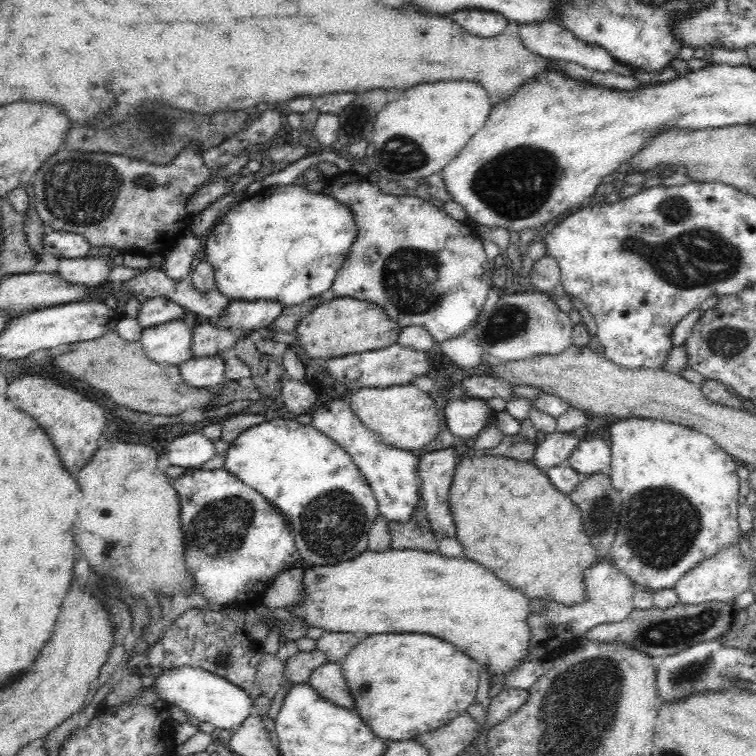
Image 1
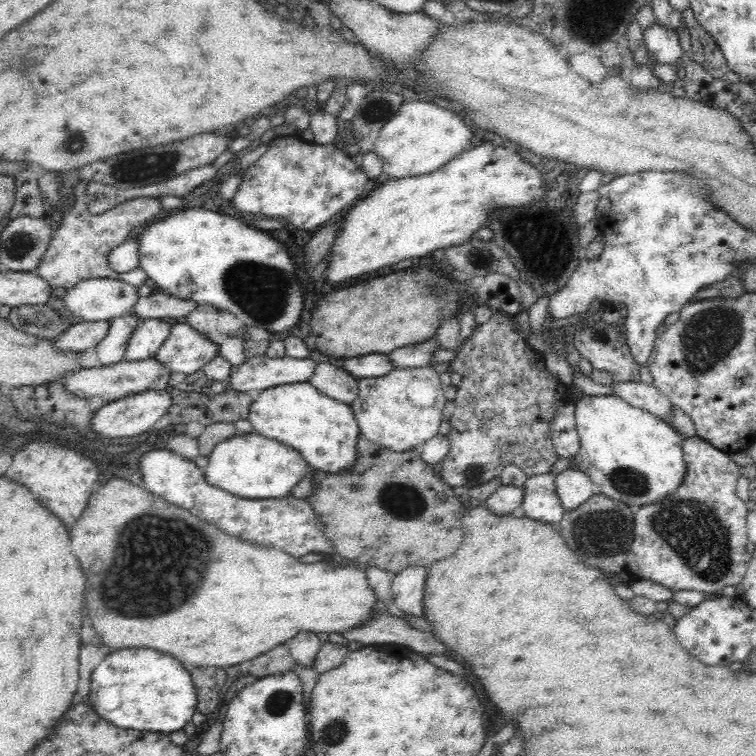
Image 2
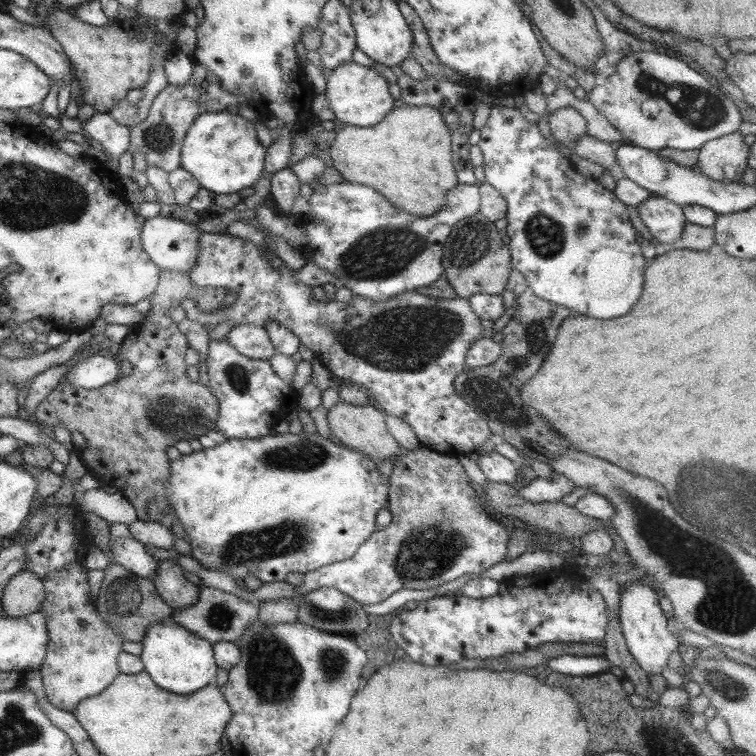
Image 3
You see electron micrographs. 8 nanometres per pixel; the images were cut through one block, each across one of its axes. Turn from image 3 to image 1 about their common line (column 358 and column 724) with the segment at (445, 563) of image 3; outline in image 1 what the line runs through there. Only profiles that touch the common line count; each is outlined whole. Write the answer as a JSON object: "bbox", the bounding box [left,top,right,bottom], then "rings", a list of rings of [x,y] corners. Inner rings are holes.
{"bbox":[672,542,750,605],"rings":[[[734,542],[726,548],[718,548],[718,552],[700,560],[696,566],[684,572],[672,589],[676,591],[678,602],[682,604],[697,605],[708,601],[730,604],[750,588],[750,567],[750,559],[742,555],[738,542]]]}

